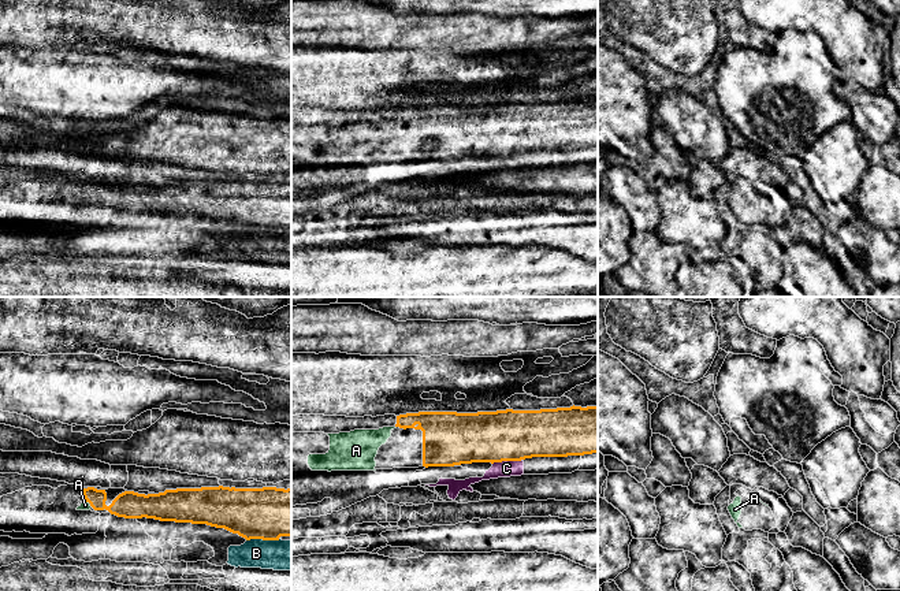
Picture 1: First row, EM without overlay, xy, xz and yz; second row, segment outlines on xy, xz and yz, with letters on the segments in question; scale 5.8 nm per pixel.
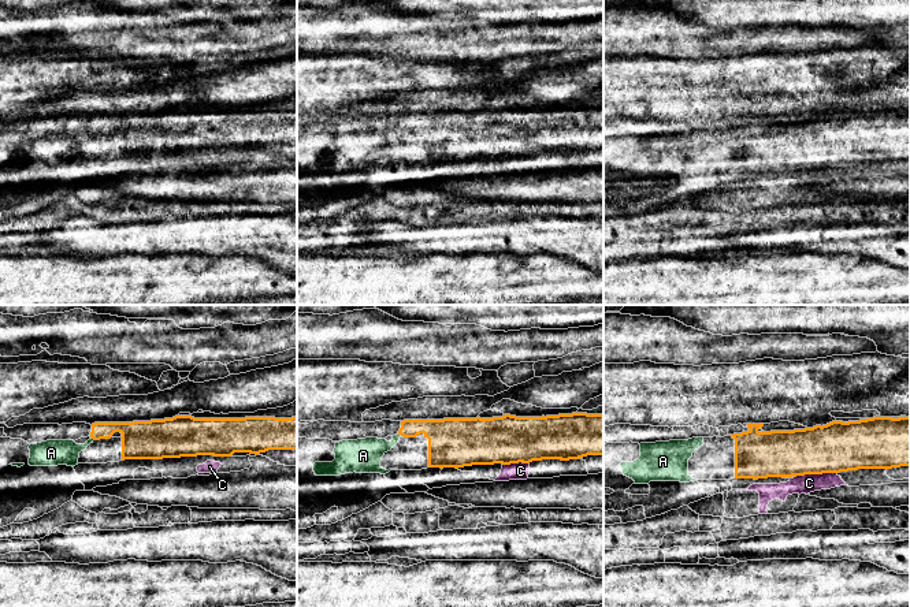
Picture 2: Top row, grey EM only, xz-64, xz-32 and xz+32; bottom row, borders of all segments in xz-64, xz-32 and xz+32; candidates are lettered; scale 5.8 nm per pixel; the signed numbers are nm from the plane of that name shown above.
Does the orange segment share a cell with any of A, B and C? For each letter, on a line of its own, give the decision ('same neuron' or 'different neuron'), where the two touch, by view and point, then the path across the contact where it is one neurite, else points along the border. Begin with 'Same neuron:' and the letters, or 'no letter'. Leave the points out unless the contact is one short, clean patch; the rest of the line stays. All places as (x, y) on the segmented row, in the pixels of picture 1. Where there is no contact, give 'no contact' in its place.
Same neuron: A
A: same neuron; meets orange in xy at (89, 502); runs through xy (130, 505), (106, 508), (89, 502), (85, 505)
B: different neuron; meets orange in xy at (263, 539)
C: different neuron; meets orange in xz at (506, 460)

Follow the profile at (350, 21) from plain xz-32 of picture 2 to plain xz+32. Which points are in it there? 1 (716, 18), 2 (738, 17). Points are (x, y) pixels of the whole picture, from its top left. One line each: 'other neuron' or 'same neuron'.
1: other neuron
2: other neuron

